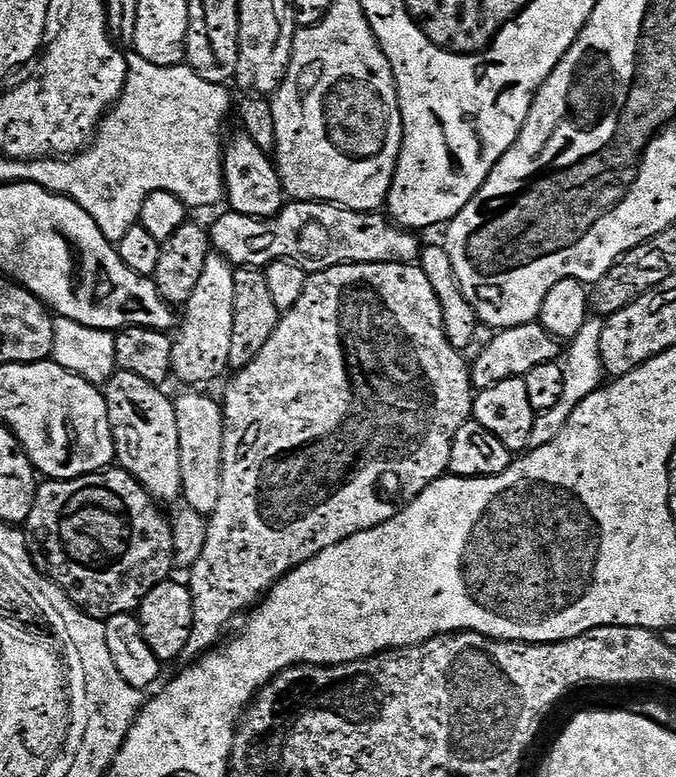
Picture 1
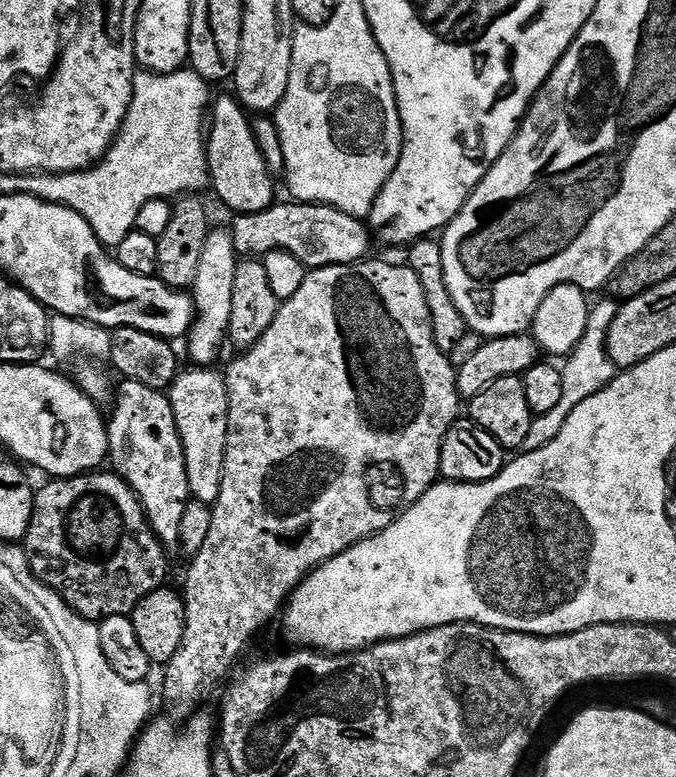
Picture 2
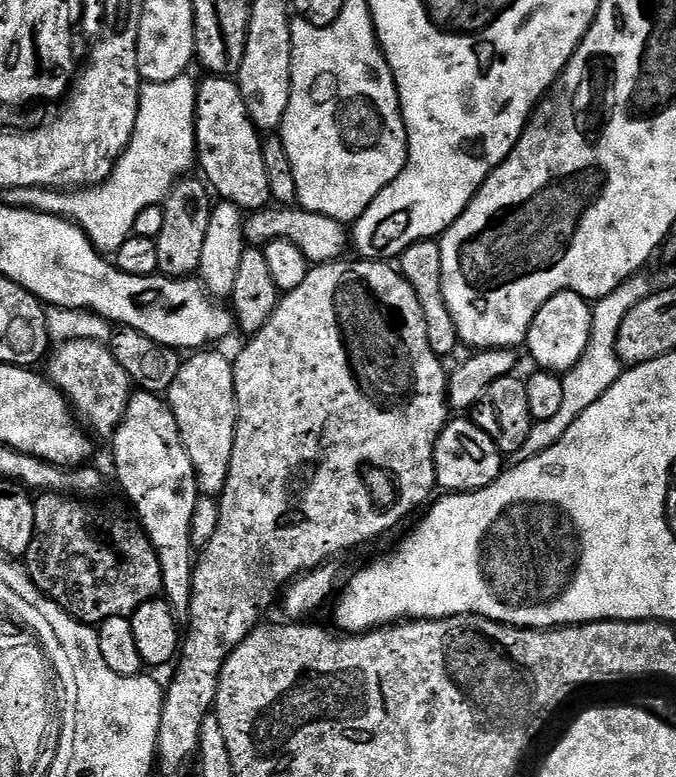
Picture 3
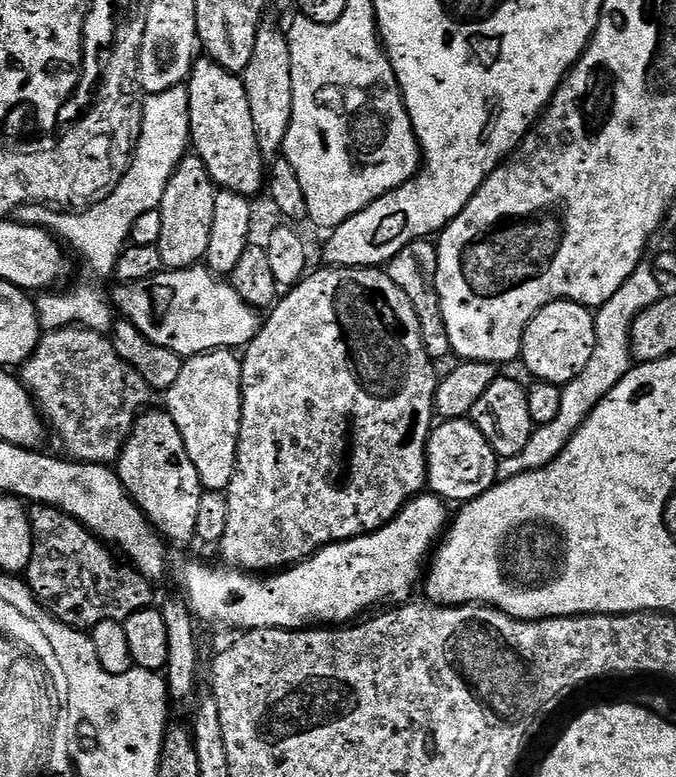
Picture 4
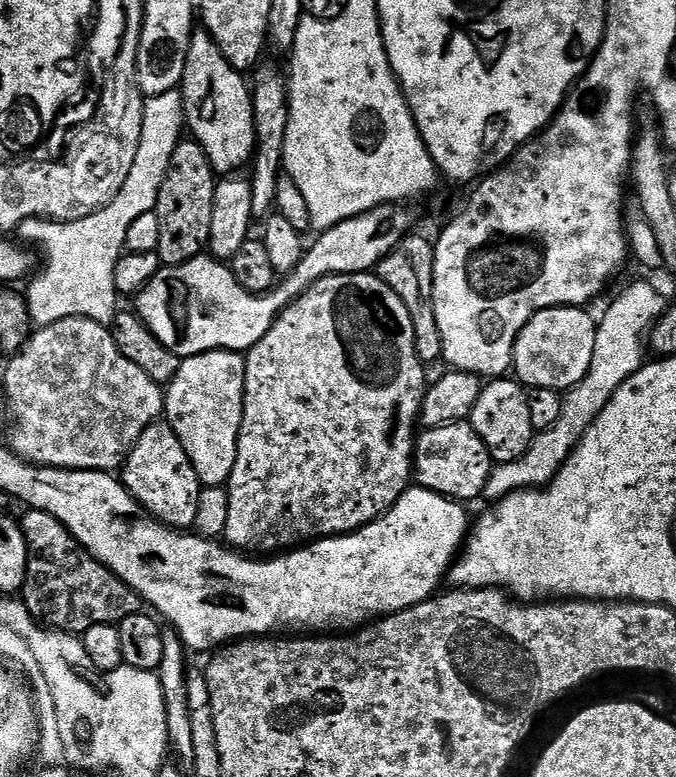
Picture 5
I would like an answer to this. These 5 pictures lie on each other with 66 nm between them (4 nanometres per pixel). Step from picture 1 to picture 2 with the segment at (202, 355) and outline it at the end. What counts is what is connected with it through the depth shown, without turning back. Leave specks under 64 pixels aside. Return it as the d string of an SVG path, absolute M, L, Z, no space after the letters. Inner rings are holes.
M213 227L206 238L206 246L202 246L202 259L198 265L198 278L194 278L190 295L194 305L194 319L191 329L186 337L188 343L188 356L191 363L196 366L212 366L220 356L220 347L228 340L228 327L230 326L230 305L234 300L234 274L238 270L240 260L234 246L234 238L227 227Z

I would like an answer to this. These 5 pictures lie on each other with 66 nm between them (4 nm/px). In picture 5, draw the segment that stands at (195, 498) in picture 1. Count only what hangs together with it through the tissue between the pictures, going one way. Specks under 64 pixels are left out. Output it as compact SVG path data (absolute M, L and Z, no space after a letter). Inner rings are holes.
M224 349L185 357L178 374L166 385L164 416L182 442L201 485L227 485L238 454L244 413L244 370L246 358Z

